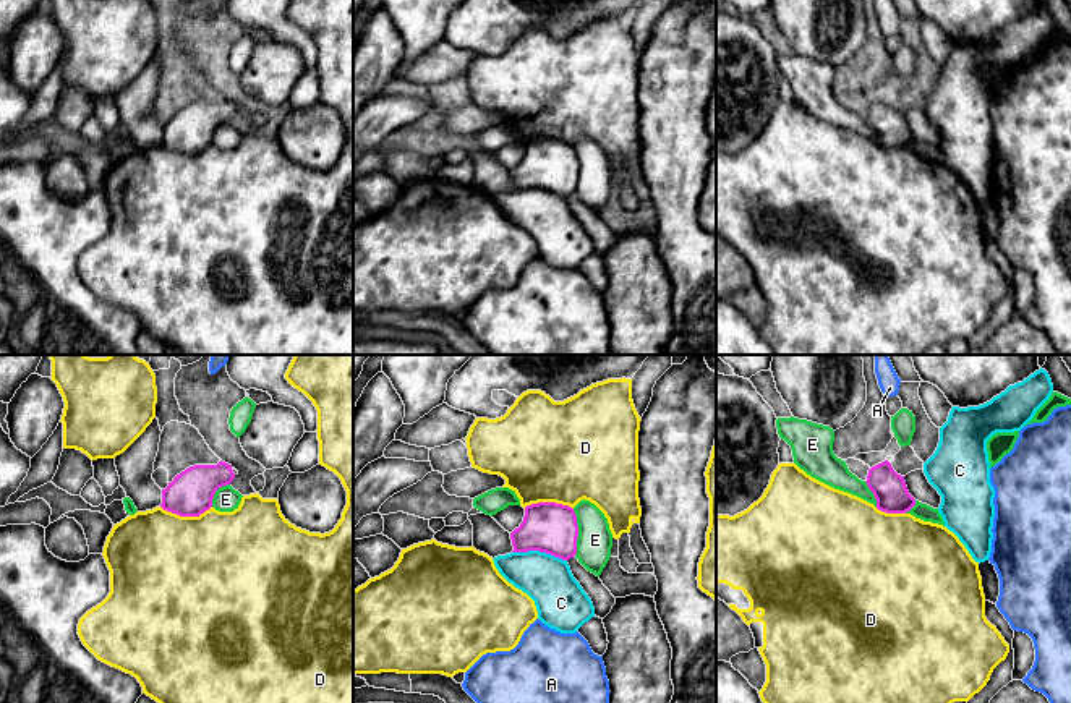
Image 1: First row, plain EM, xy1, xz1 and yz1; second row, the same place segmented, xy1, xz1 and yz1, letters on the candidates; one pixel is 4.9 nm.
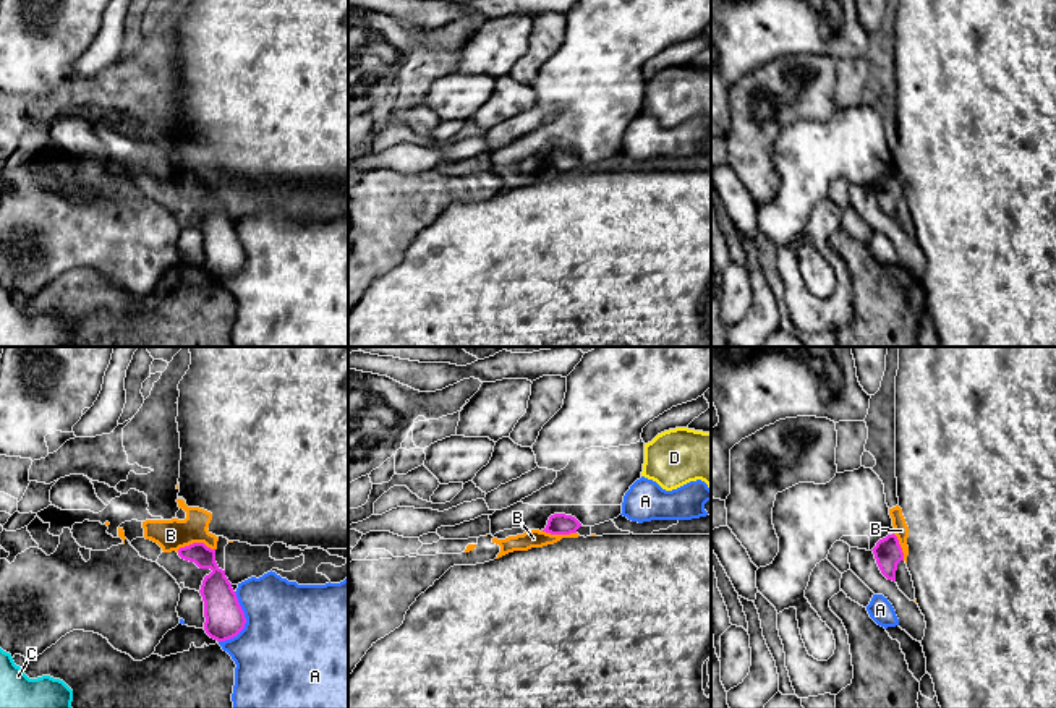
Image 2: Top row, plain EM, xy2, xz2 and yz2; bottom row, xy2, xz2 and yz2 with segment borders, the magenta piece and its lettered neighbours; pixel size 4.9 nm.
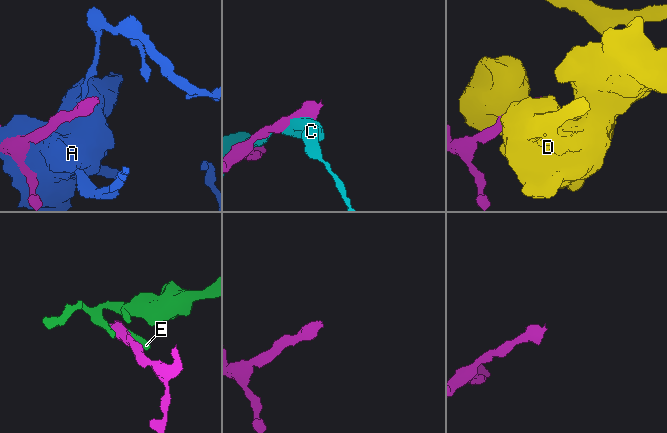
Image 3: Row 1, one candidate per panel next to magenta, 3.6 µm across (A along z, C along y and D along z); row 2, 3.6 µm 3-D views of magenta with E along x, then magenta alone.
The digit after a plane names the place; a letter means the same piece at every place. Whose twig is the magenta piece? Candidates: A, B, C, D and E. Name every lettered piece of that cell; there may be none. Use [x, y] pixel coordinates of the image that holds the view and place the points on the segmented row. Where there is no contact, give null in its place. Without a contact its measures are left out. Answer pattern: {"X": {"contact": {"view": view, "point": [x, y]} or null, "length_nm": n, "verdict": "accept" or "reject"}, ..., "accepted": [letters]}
{"A": {"contact": {"view": "xy2", "point": [245, 622]}, "length_nm": 260, "verdict": "reject"}, "B": {"contact": {"view": "xy2", "point": [195, 543]}, "length_nm": 190, "verdict": "reject"}, "C": {"contact": {"view": "xz1", "point": [540, 551]}, "length_nm": 280, "verdict": "reject"}, "D": {"contact": {"view": "xy1", "point": [187, 515]}, "length_nm": 260, "verdict": "reject"}, "E": {"contact": {"view": "xz1", "point": [577, 532]}, "length_nm": 240, "verdict": "reject"}, "accepted": []}

